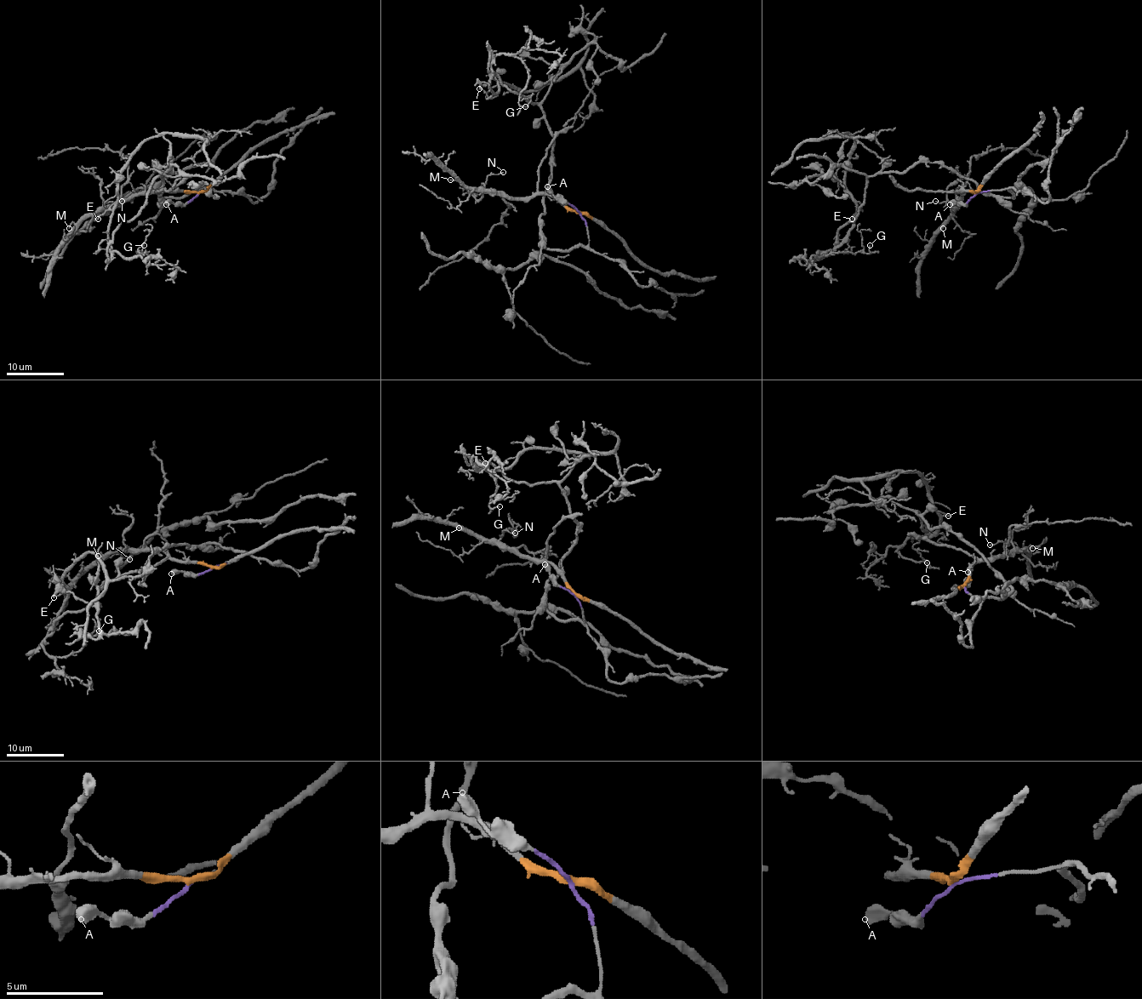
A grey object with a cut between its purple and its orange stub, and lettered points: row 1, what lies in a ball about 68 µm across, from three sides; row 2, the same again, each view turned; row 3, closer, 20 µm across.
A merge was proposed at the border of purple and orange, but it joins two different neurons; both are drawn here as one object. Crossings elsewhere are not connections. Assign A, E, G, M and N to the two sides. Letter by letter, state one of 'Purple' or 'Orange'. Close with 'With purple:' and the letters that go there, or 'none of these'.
A: Purple
E: Purple
G: Purple
M: Orange
N: Orange
With purple: A, E, G

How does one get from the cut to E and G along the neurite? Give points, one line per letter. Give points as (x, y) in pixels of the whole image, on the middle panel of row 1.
E: (579, 212), (587, 245), (549, 249), (540, 222), (554, 135), (545, 112), (493, 73), (493, 94), (478, 89)
G: (579, 212), (587, 245), (549, 249), (554, 135), (538, 104), (490, 71), (497, 54), (525, 65), (525, 106)

